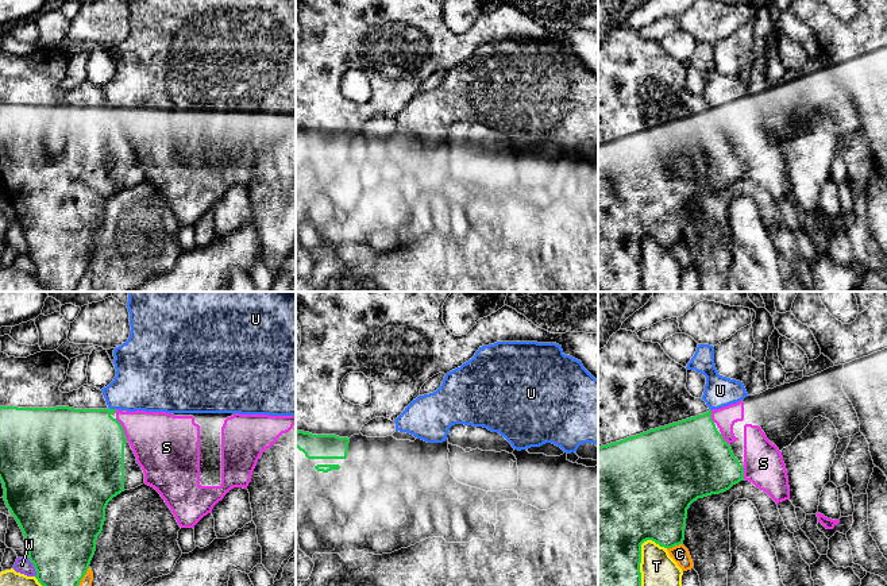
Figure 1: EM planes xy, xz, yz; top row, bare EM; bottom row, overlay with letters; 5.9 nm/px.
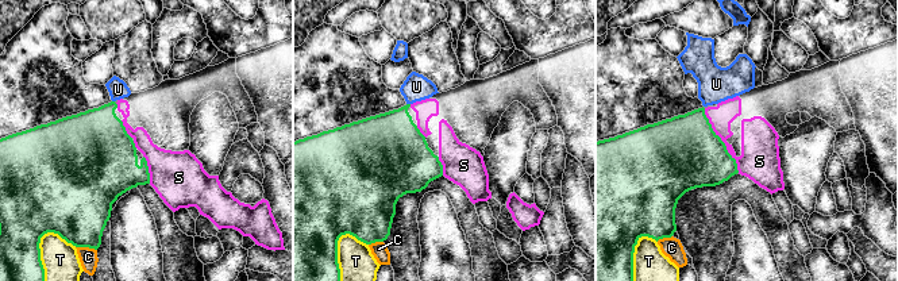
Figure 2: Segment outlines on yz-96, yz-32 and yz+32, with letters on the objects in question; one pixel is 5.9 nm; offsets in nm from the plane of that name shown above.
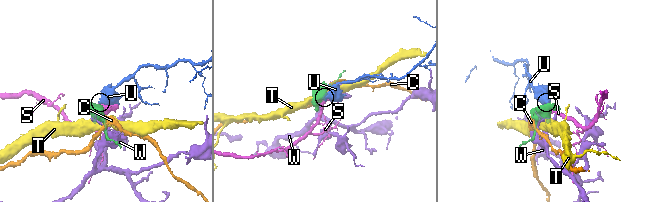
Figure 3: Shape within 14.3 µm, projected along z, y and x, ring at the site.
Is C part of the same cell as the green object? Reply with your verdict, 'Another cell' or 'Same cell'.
Another cell

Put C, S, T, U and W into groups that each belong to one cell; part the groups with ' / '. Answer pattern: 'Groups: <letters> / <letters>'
Groups: C / S U / T / W

